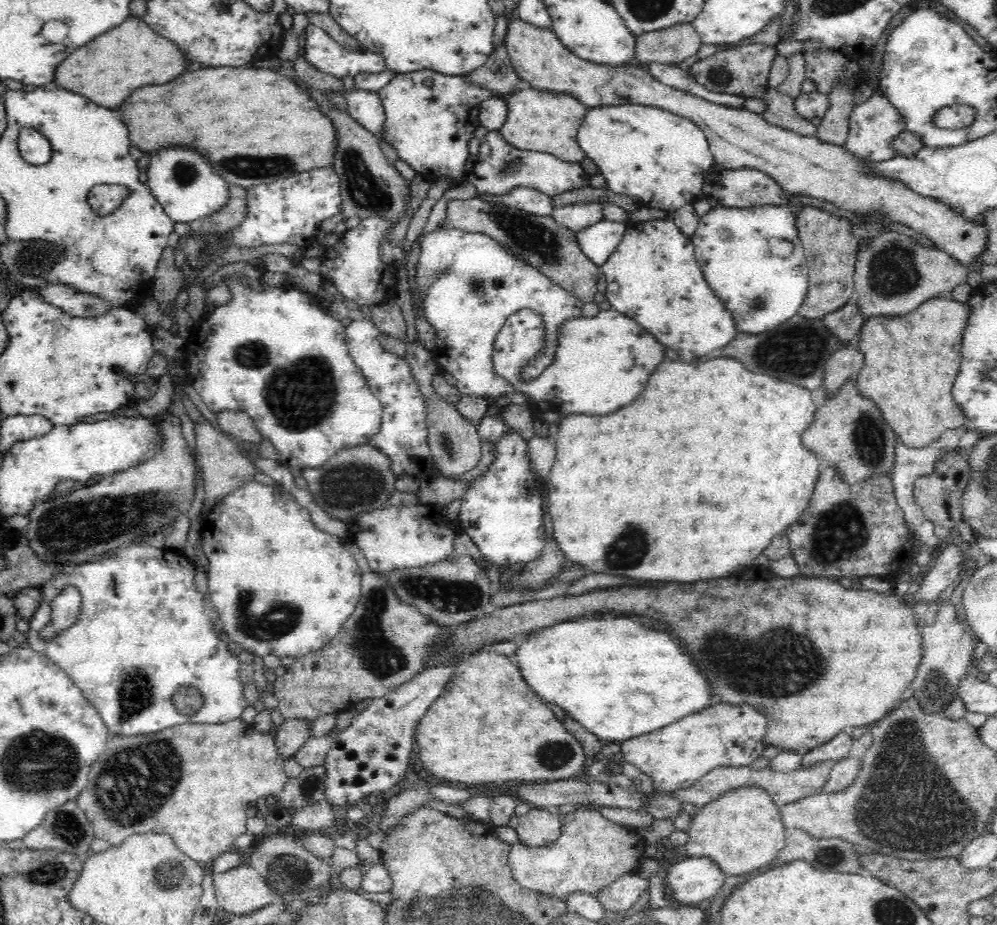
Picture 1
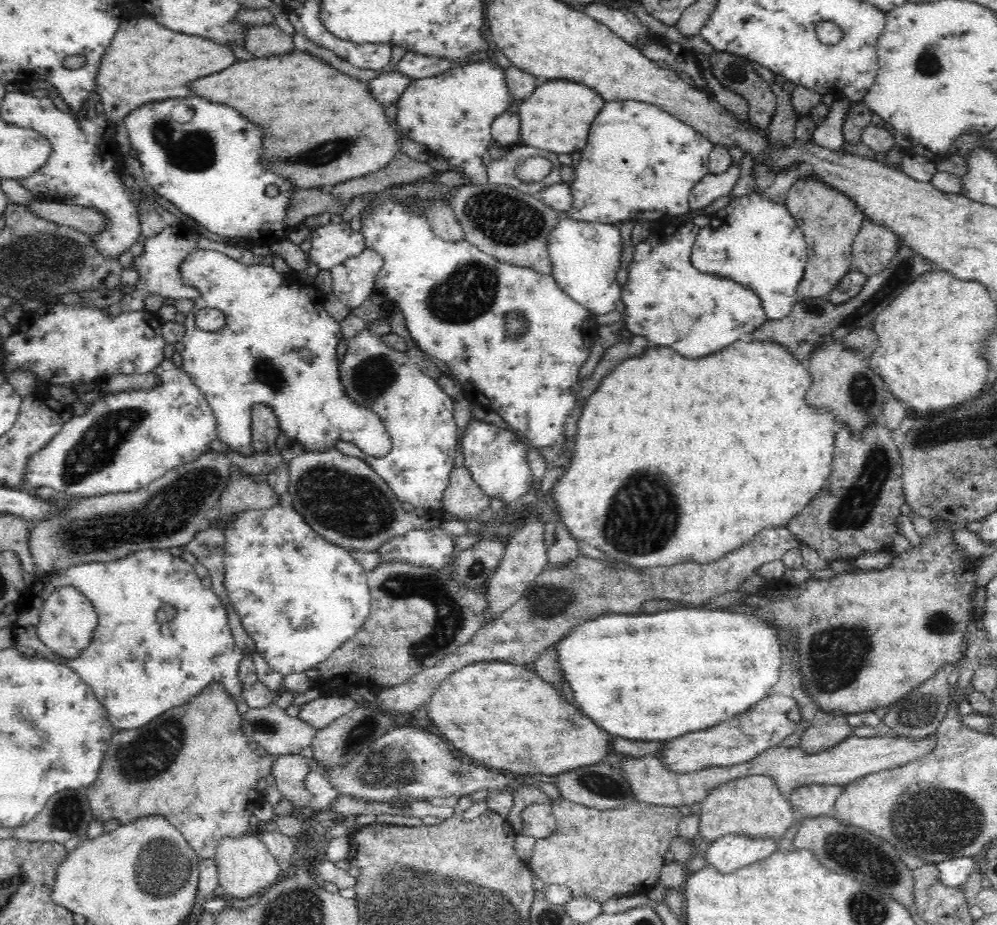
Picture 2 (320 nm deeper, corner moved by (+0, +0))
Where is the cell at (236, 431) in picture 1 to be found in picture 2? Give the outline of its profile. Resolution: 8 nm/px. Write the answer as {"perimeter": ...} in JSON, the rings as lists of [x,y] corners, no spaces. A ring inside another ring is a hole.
{"perimeter":[[[256,403],[251,411],[252,452],[266,453],[280,436],[280,424],[272,411],[272,407],[264,403]]]}

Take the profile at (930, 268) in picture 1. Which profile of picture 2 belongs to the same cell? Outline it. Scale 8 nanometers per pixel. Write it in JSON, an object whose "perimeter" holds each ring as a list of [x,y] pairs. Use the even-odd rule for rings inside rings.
{"perimeter":[[[866,216],[852,244],[853,266],[866,278],[882,272],[896,256],[899,242],[894,231]]]}

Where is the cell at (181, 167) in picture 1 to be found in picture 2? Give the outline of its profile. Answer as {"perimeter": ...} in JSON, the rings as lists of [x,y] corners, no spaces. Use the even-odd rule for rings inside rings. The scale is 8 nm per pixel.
{"perimeter":[[[198,96],[178,100],[172,98],[135,108],[124,117],[124,124],[129,132],[133,154],[140,161],[144,176],[152,189],[206,230],[228,238],[243,239],[249,245],[262,244],[269,247],[278,240],[288,239],[288,234],[295,230],[296,226],[286,223],[286,214],[290,208],[292,192],[296,188],[288,177],[282,177],[262,166],[262,132],[236,108],[214,104]],[[272,184],[278,186],[279,194],[270,197],[266,195],[266,188]]]}

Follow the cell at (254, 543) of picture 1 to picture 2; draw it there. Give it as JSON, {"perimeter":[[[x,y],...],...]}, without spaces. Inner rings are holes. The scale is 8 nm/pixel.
{"perimeter":[[[287,500],[281,501],[278,505],[265,510],[245,510],[238,512],[238,516],[232,520],[232,526],[228,530],[224,530],[226,537],[226,550],[224,550],[224,587],[228,591],[228,597],[232,607],[239,614],[240,622],[246,633],[253,638],[256,650],[266,659],[276,672],[280,672],[283,676],[286,674],[303,673],[311,668],[317,668],[324,660],[344,643],[348,642],[351,636],[360,631],[362,624],[371,613],[372,597],[370,594],[369,584],[367,581],[367,572],[356,561],[349,552],[349,549],[342,548],[337,544],[328,542],[323,536],[314,532],[308,523],[304,522],[302,515],[296,512]]]}

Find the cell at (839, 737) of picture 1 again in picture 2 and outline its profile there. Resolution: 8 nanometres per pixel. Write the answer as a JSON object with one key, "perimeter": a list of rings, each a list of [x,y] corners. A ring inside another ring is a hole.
{"perimeter":[[[833,717],[829,722],[816,724],[804,730],[799,746],[807,753],[819,753],[852,736],[852,731],[853,729],[848,725],[847,719]]]}

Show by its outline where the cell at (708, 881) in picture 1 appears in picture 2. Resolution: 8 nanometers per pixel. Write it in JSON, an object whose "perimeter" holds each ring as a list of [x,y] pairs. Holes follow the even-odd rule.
{"perimeter":[[[727,834],[712,843],[705,856],[706,866],[714,866],[721,874],[732,874],[740,868],[764,860],[778,851],[779,840],[749,838],[743,834]]]}

